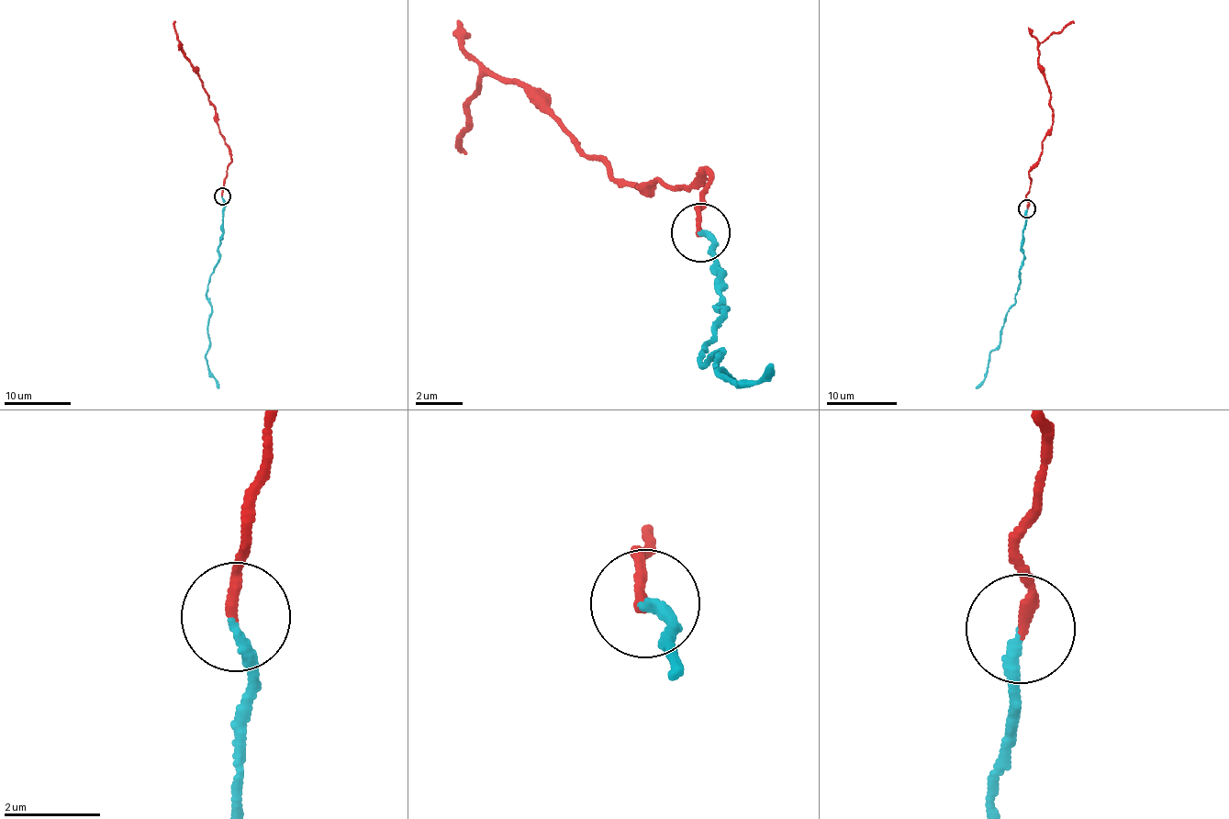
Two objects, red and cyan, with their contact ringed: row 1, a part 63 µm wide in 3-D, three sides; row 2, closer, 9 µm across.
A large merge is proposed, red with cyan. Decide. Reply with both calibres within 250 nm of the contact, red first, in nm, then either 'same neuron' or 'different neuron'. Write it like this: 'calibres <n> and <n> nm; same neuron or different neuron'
calibres 240 and 200 nm; same neuron

